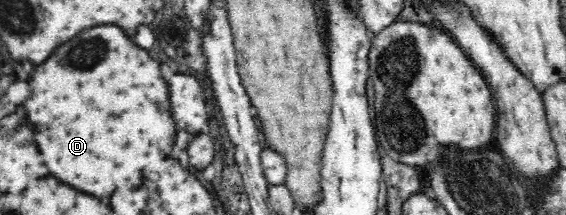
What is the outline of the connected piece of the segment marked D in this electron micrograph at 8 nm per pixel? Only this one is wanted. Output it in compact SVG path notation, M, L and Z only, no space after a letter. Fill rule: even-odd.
M105 25L105 27L93 27L89 31L81 31L81 35L73 37L71 41L63 43L61 47L57 47L53 51L53 55L39 67L35 67L33 77L29 77L29 87L31 87L31 95L27 97L27 101L23 103L25 113L27 113L27 121L33 123L33 137L39 145L39 151L43 153L45 165L47 169L61 181L73 185L79 191L85 191L89 195L95 197L109 197L123 181L127 181L129 177L133 177L135 171L139 171L139 177L159 169L159 165L169 157L171 147L175 143L175 121L171 117L171 103L169 103L169 89L165 79L161 77L161 69L159 63L155 59L149 57L149 53L141 47L137 47L119 27L115 25Z

